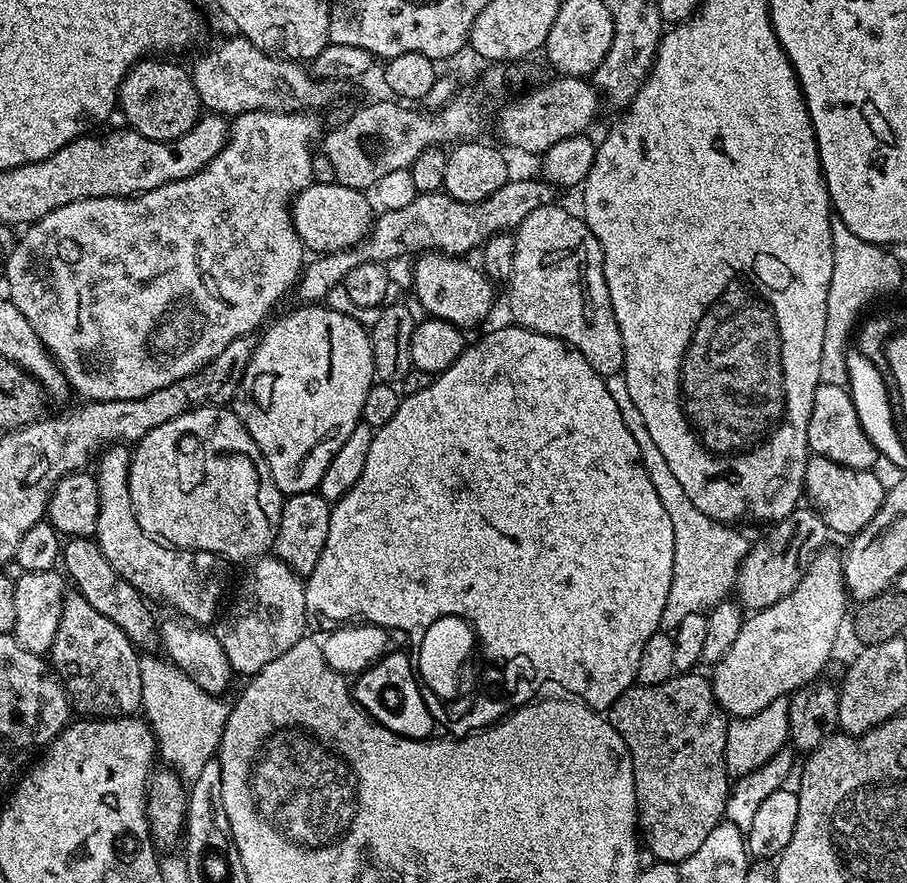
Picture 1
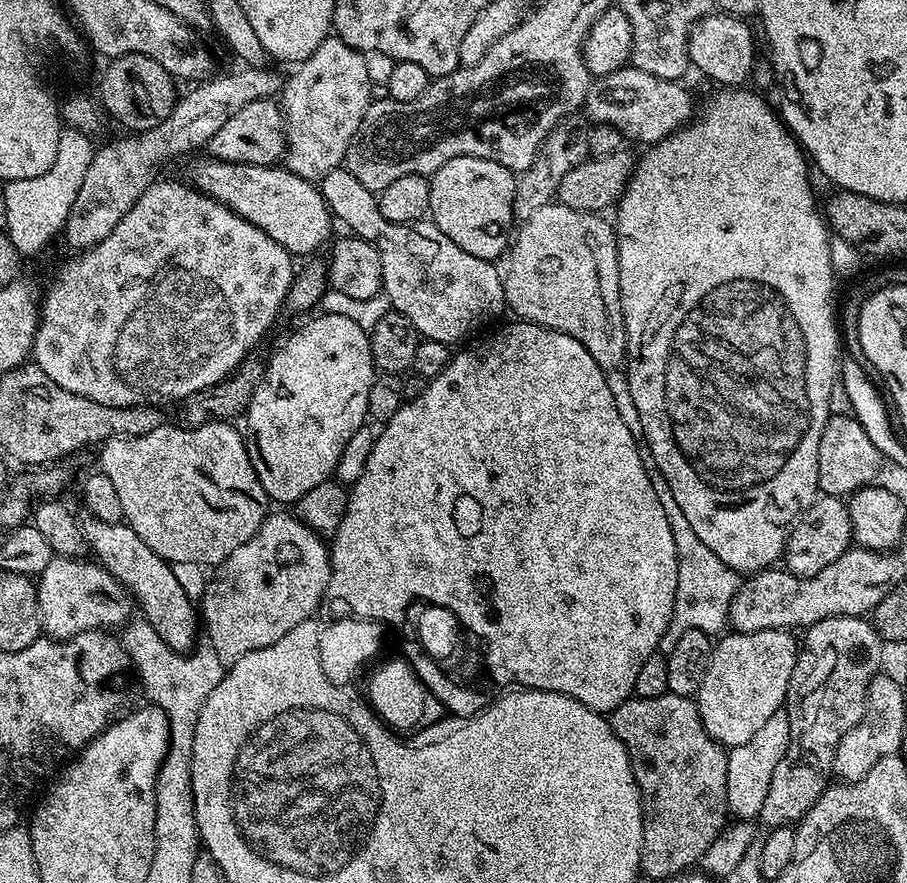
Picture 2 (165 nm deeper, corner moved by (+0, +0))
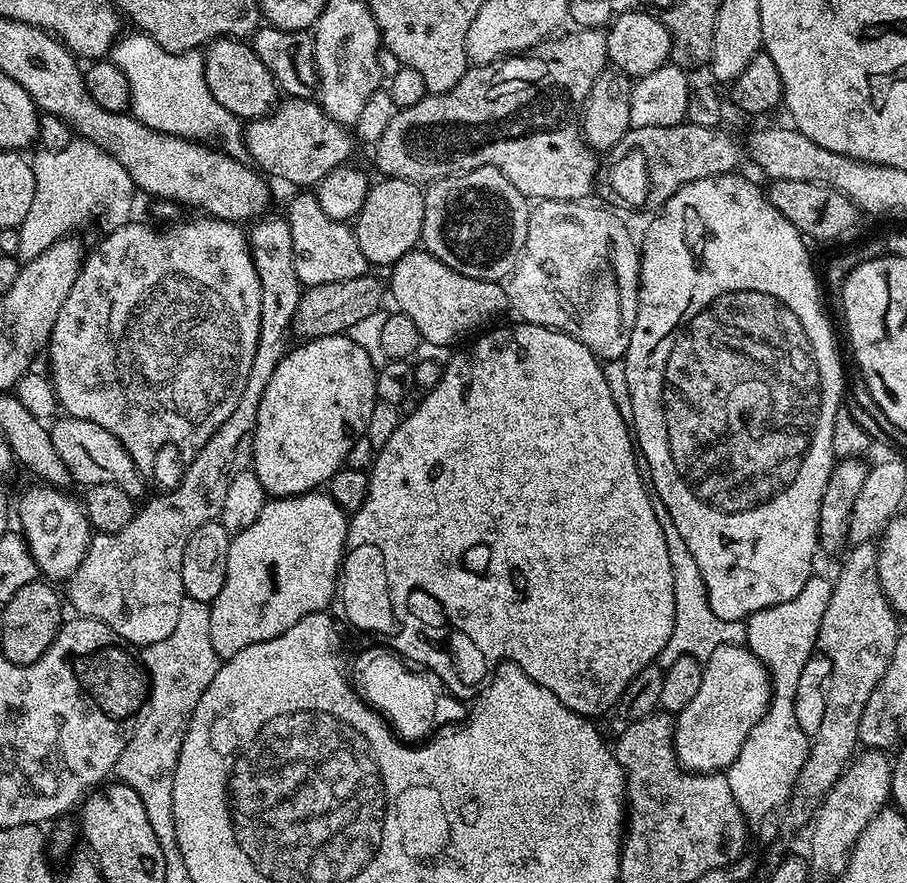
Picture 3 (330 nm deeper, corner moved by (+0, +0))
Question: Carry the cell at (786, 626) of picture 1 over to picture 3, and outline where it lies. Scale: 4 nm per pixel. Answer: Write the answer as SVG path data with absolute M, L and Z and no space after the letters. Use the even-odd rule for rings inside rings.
M723 644L713 650L703 661L704 673L698 695L675 717L672 741L676 757L686 772L711 774L724 772L738 758L742 742L746 742L750 730L758 726L766 714L768 703L772 700L772 680L768 676L768 667L759 660L744 644Z

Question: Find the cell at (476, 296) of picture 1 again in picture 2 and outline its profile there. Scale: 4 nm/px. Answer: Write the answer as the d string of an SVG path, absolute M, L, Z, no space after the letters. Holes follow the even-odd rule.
M341 166L330 171L326 174L319 183L319 189L323 194L324 203L329 208L329 213L340 223L340 221L348 226L348 230L360 239L369 239L376 245L376 249L379 252L379 258L382 260L382 274L383 274L383 293L385 299L388 300L389 305L397 312L414 323L416 331L420 333L423 339L442 342L443 344L454 346L455 343L464 339L478 328L486 325L494 318L498 317L502 310L505 311L507 304L505 302L505 288L503 275L498 272L498 267L493 261L488 261L482 258L475 258L474 255L468 254L466 250L462 250L460 246L455 245L450 241L450 238L446 237L446 234L442 233L442 230L438 229L436 224L431 220L416 221L414 223L390 223L388 219L382 218L382 206L380 205L379 197L372 191L367 190L366 186L358 182L357 178L351 172L351 169Z

